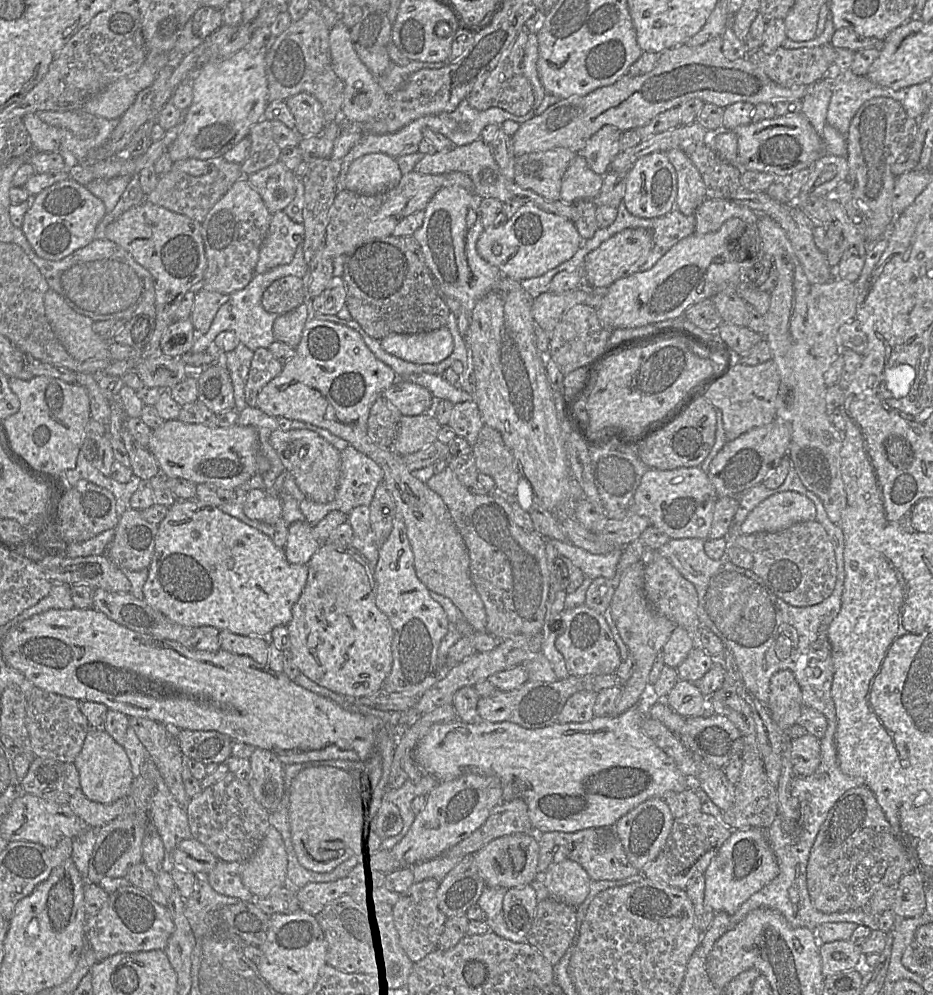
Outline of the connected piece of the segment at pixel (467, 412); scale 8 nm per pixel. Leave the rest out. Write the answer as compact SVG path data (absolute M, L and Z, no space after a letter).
M475 400L453 406L448 426L456 436L466 439L471 446L476 443L478 434L484 425Z

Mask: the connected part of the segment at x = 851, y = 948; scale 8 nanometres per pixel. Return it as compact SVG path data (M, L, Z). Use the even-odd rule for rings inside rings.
M850 940L823 943L820 945L819 952L824 977L837 972L860 968L864 956L861 946L855 945Z

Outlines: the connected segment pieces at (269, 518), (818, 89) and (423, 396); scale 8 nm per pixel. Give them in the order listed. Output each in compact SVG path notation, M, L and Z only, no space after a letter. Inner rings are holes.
M261 489L247 492L243 511L248 518L273 526L282 518L282 504L279 497Z
M823 78L809 85L807 94L802 99L801 114L807 118L821 137L827 123L827 111L832 93L832 81L829 78Z
M397 380L382 397L390 401L402 416L432 413L436 402L428 389L411 380Z

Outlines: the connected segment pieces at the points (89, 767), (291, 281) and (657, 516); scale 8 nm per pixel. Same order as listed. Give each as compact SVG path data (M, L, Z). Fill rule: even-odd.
M90 728L82 749L73 763L79 773L81 788L90 800L112 803L129 794L134 778L129 758L123 746L118 744L104 729Z
M285 276L274 281L262 296L262 306L268 313L286 314L306 302L302 279Z
M682 467L674 470L648 469L643 475L631 505L627 511L632 511L640 516L648 518L651 526L661 530L671 539L708 538L715 504L718 500L716 491L707 472L701 467Z

